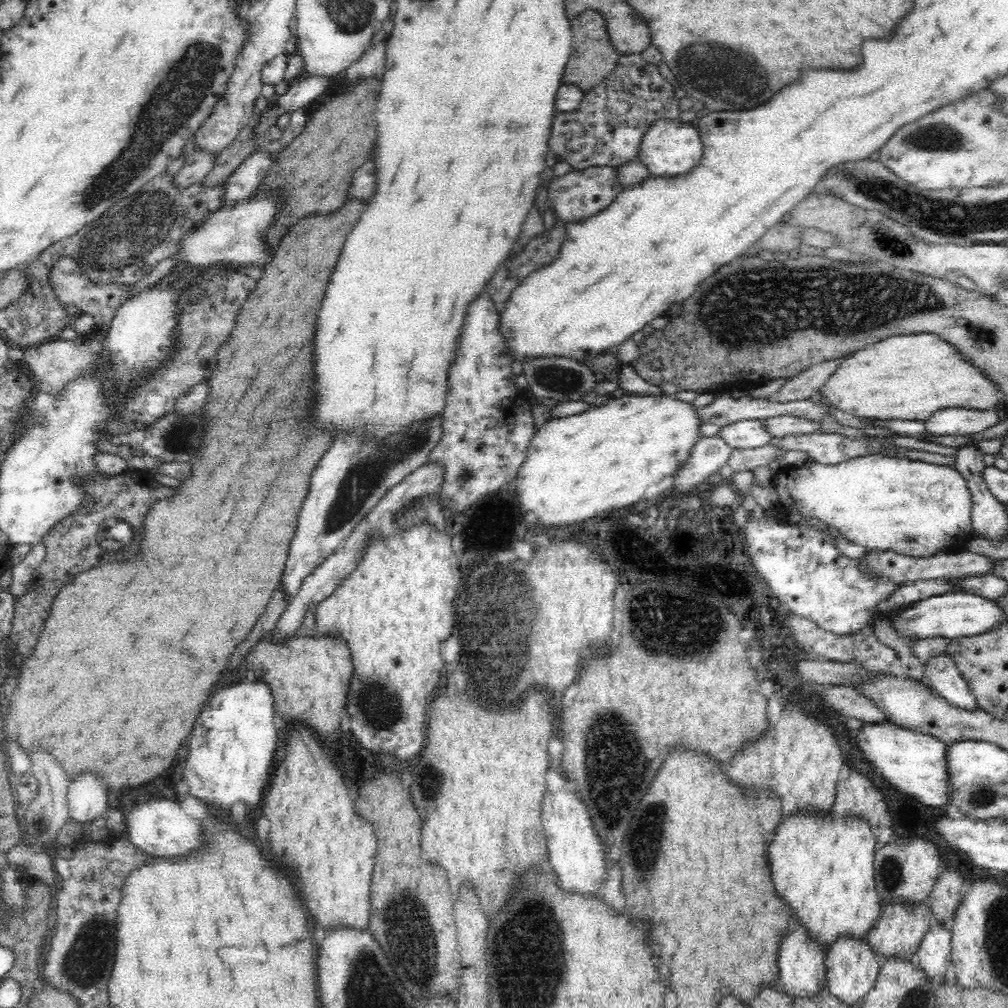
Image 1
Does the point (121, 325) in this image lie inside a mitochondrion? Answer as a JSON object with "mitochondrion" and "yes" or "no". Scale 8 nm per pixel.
{"mitochondrion":"no"}

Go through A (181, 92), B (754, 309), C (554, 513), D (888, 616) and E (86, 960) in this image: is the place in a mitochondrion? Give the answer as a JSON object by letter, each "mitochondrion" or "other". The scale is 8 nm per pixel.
{"A":"mitochondrion","B":"mitochondrion","C":"other","D":"other","E":"mitochondrion"}

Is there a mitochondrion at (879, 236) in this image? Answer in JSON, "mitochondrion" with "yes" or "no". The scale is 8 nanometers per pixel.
{"mitochondrion":"yes"}

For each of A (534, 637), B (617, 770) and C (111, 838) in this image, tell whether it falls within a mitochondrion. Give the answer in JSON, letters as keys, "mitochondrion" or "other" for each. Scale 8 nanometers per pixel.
{"A":"mitochondrion","B":"mitochondrion","C":"other"}

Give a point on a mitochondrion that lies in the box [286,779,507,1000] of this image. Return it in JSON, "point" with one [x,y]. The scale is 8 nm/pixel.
{"point":[399,935]}

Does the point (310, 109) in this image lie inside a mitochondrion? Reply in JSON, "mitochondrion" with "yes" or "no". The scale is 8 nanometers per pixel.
{"mitochondrion":"no"}

